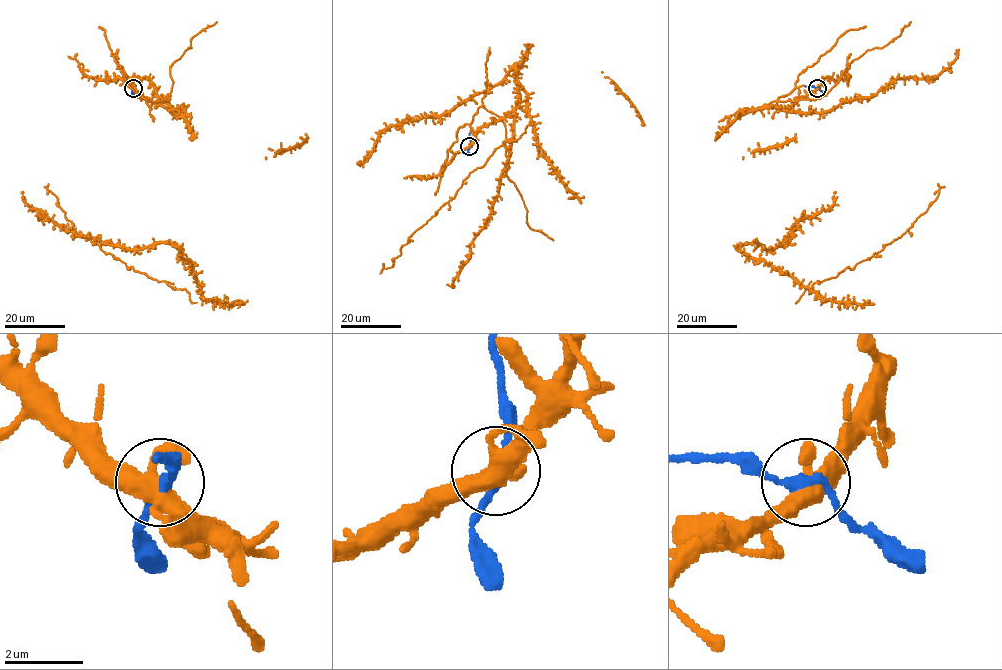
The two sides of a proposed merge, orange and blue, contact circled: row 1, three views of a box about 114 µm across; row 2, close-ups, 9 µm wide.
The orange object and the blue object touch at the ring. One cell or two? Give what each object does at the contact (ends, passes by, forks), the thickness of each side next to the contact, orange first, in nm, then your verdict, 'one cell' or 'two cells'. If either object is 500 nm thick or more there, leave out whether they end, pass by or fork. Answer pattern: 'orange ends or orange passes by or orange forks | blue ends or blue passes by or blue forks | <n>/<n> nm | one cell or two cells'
orange forks | blue passes by | 400/200 nm | one cell

